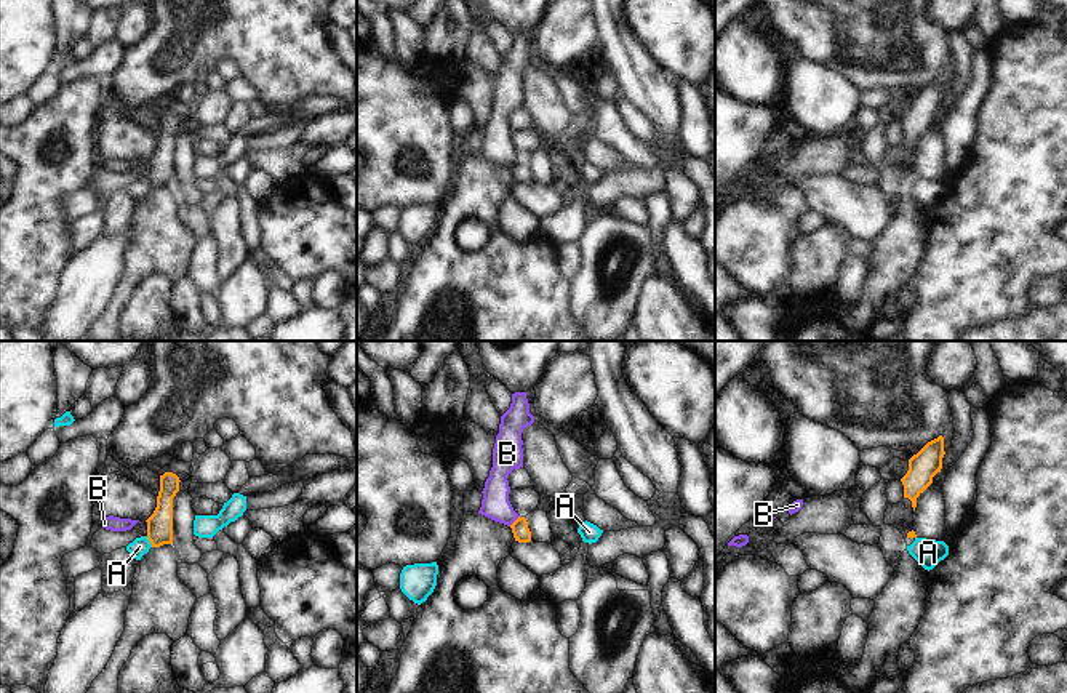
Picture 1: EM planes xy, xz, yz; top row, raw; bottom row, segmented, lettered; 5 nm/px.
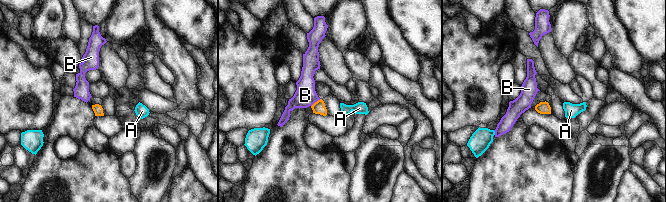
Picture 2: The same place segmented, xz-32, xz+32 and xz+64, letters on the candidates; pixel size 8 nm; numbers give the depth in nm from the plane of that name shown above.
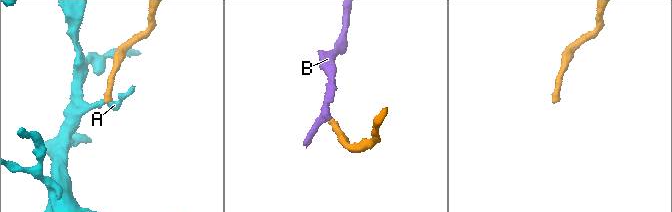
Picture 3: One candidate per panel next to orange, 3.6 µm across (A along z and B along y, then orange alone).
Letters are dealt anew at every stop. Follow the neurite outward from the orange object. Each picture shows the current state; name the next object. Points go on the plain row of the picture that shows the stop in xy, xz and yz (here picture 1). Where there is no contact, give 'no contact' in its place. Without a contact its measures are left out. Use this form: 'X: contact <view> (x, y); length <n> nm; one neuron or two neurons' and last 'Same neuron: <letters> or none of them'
A: contact xy (149, 181); length 70 nm; two neurons
B: contact xz (515, 162); length 80 nm; two neurons
Same neuron: none of them

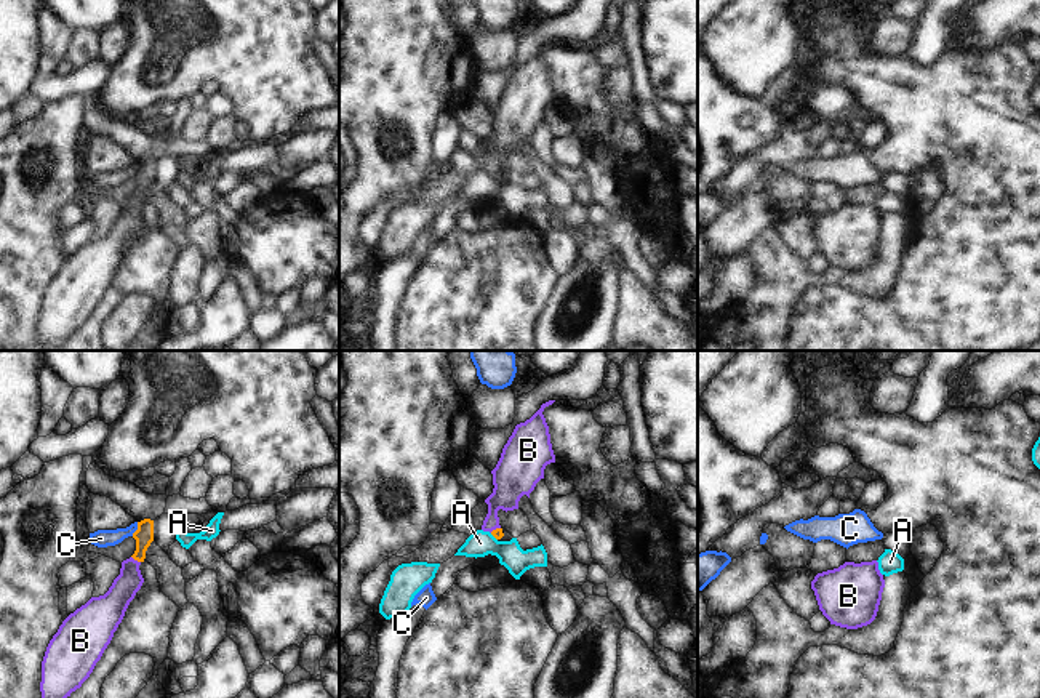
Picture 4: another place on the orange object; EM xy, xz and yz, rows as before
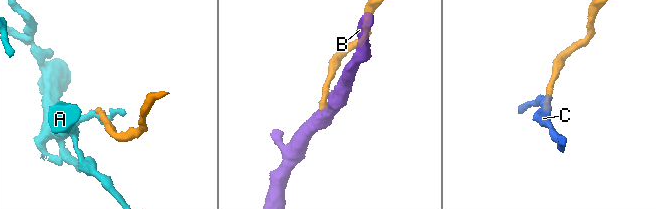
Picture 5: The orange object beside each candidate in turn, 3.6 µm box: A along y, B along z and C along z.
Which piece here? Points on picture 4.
A: contact xz (493, 176); length 50 nm; two neurons
B: contact xy (136, 200); length 60 nm; one neuron
C: contact xy (138, 170); length 80 nm; two neurons
Same neuron: B

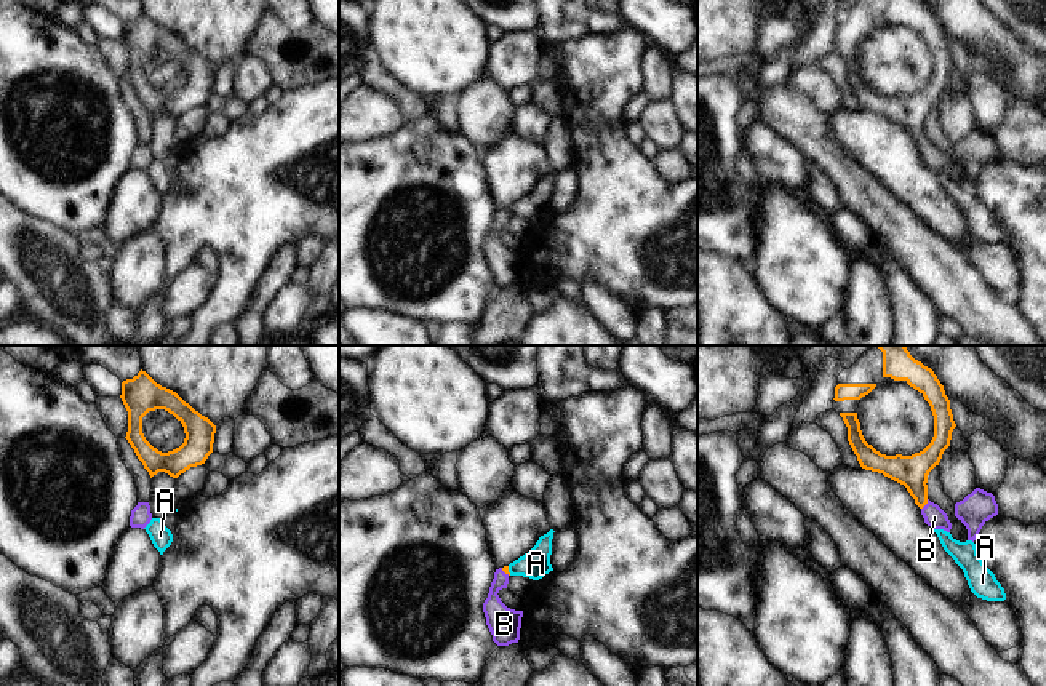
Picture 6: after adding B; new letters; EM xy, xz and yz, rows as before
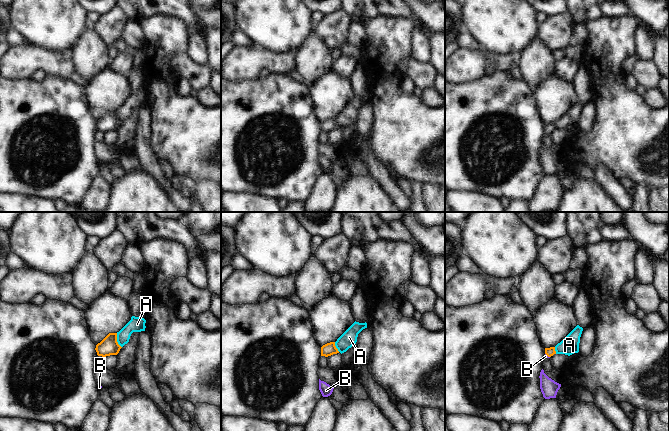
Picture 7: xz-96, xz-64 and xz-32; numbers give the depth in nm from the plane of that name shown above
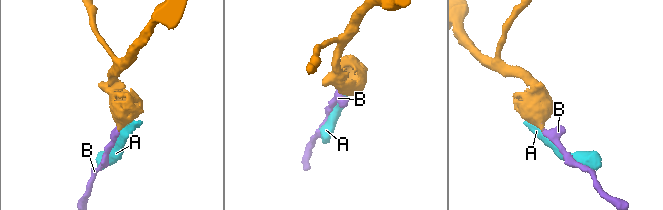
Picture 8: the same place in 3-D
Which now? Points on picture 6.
A: contact xz (507, 213); length 50 nm; two neurons
B: contact yz (926, 144); length 70 nm; one neuron
Same neuron: B

